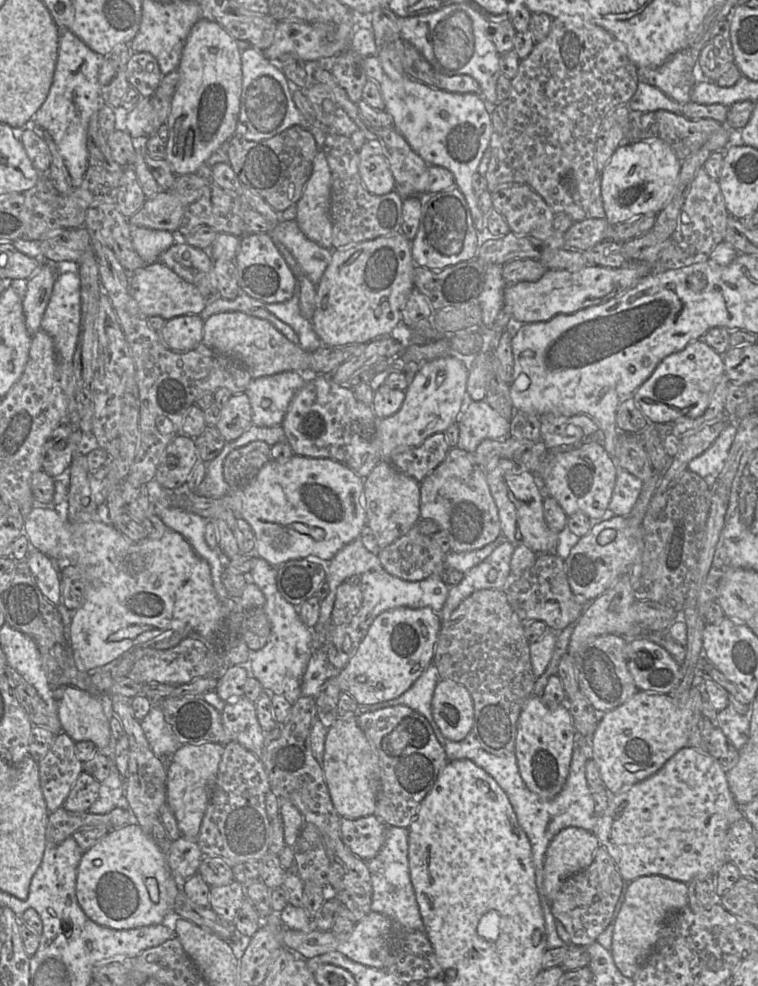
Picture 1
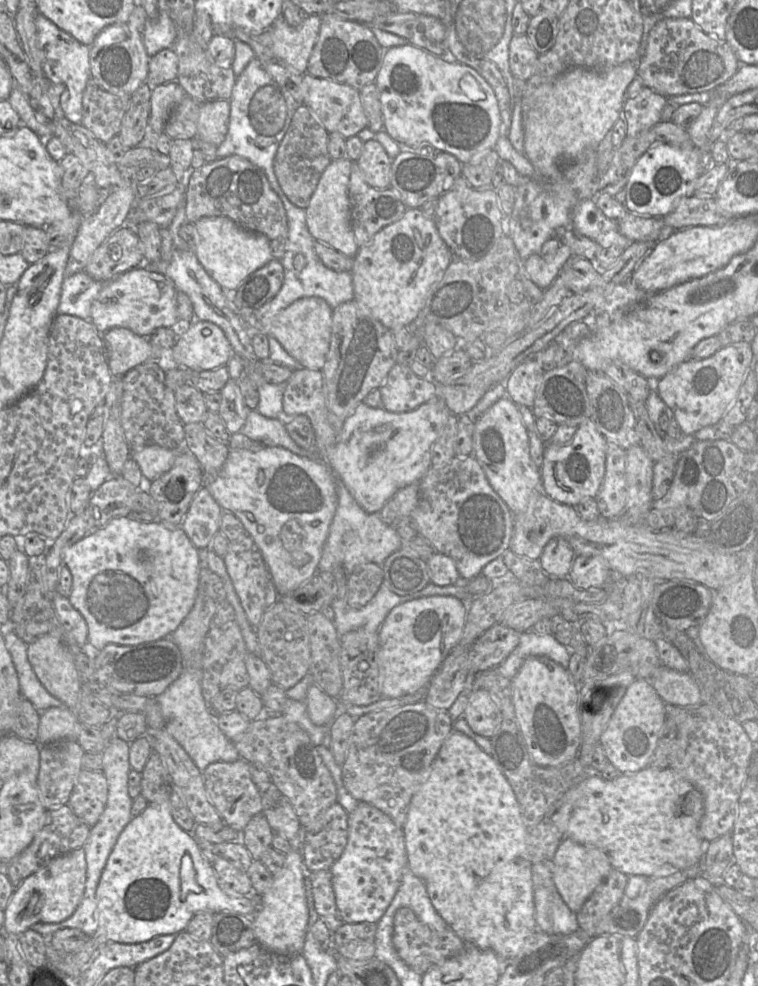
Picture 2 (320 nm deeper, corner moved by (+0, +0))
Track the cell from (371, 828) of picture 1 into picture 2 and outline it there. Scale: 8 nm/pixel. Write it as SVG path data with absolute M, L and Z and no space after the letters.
M336 802L305 829L302 856L305 870L329 870L348 840L348 813Z

